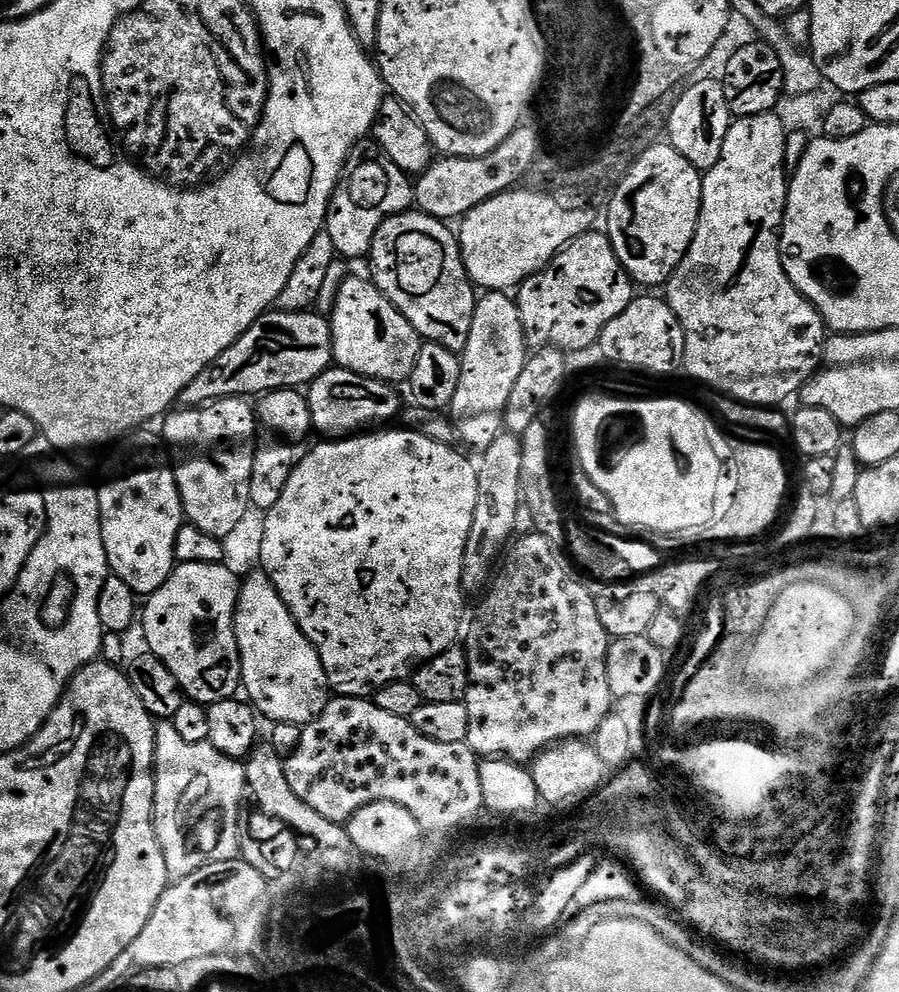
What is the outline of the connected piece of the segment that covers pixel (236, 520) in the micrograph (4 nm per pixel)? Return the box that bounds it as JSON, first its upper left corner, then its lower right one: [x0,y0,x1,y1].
[163,396,258,538]

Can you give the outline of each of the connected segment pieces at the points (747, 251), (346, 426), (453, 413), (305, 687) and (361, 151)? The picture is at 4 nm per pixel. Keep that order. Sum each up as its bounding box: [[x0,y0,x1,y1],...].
[[666,111,826,406],[306,366,402,434],[448,291,528,454],[236,570,330,724],[326,142,414,260]]

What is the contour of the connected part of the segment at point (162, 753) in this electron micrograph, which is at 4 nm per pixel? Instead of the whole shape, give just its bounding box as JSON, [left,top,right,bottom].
[152,722,246,878]

